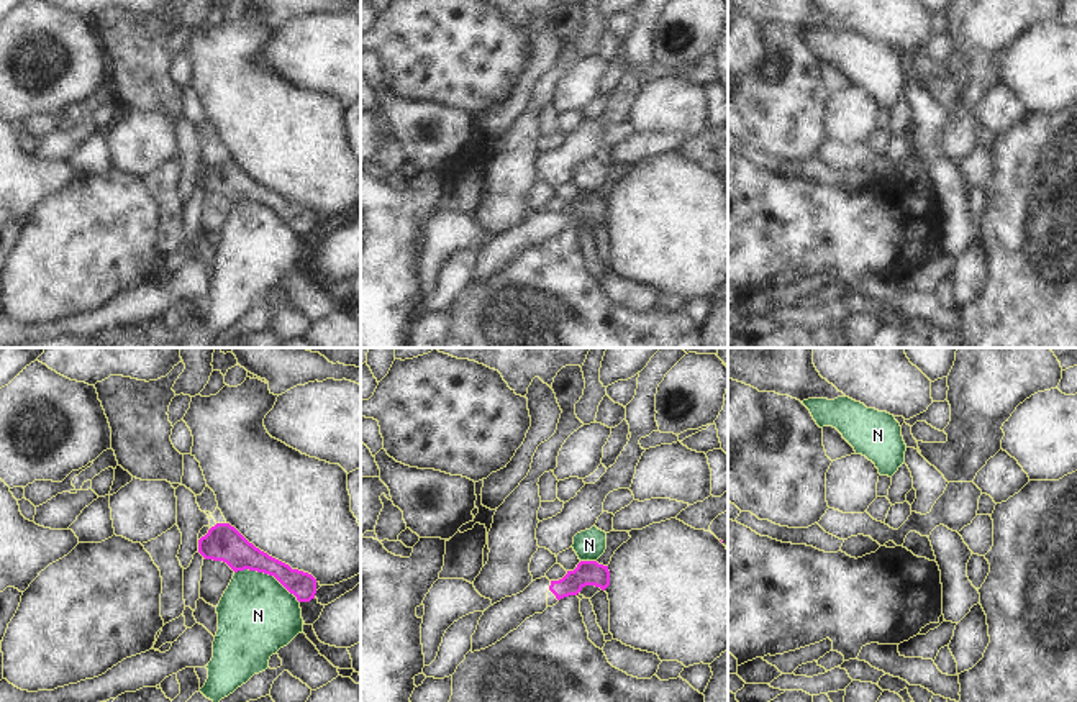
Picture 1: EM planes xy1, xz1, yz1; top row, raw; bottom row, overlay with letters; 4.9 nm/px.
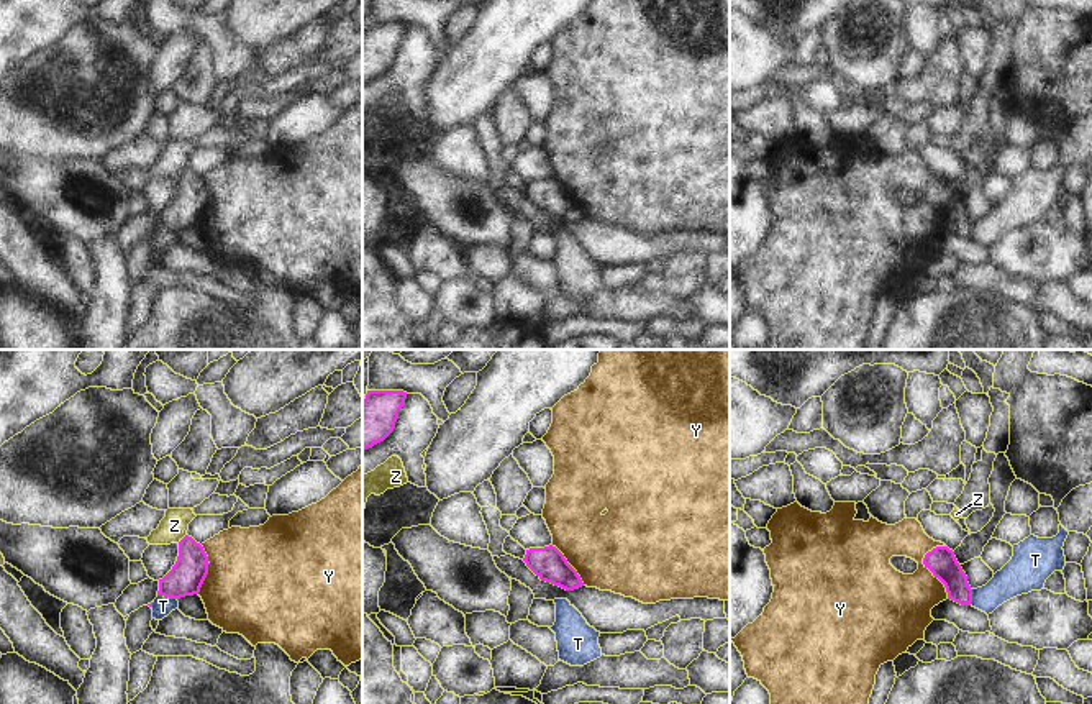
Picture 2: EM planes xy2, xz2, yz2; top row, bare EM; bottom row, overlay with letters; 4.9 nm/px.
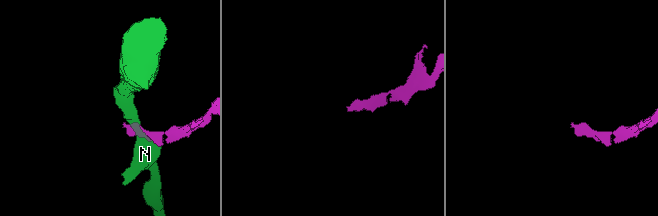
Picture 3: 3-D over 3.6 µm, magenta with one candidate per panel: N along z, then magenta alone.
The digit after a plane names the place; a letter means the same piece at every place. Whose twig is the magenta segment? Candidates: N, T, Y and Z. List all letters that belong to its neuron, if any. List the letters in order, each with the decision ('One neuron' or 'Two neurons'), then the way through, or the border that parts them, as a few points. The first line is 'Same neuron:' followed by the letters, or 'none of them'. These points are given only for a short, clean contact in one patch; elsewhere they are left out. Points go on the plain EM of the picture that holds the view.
Same neuron: none of them
N: Two neurons
T: Two neurons. Boundary: xy2 (158, 227), (177, 233)
Y: Two neurons
Z: Two neurons

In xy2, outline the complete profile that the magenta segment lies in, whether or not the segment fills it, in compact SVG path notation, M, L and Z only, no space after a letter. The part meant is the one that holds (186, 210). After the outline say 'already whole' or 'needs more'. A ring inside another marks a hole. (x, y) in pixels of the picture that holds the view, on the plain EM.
M185 167L179 174L179 189L172 202L159 212L157 228L180 231L200 225L208 207L208 189L200 176Z; already whole

